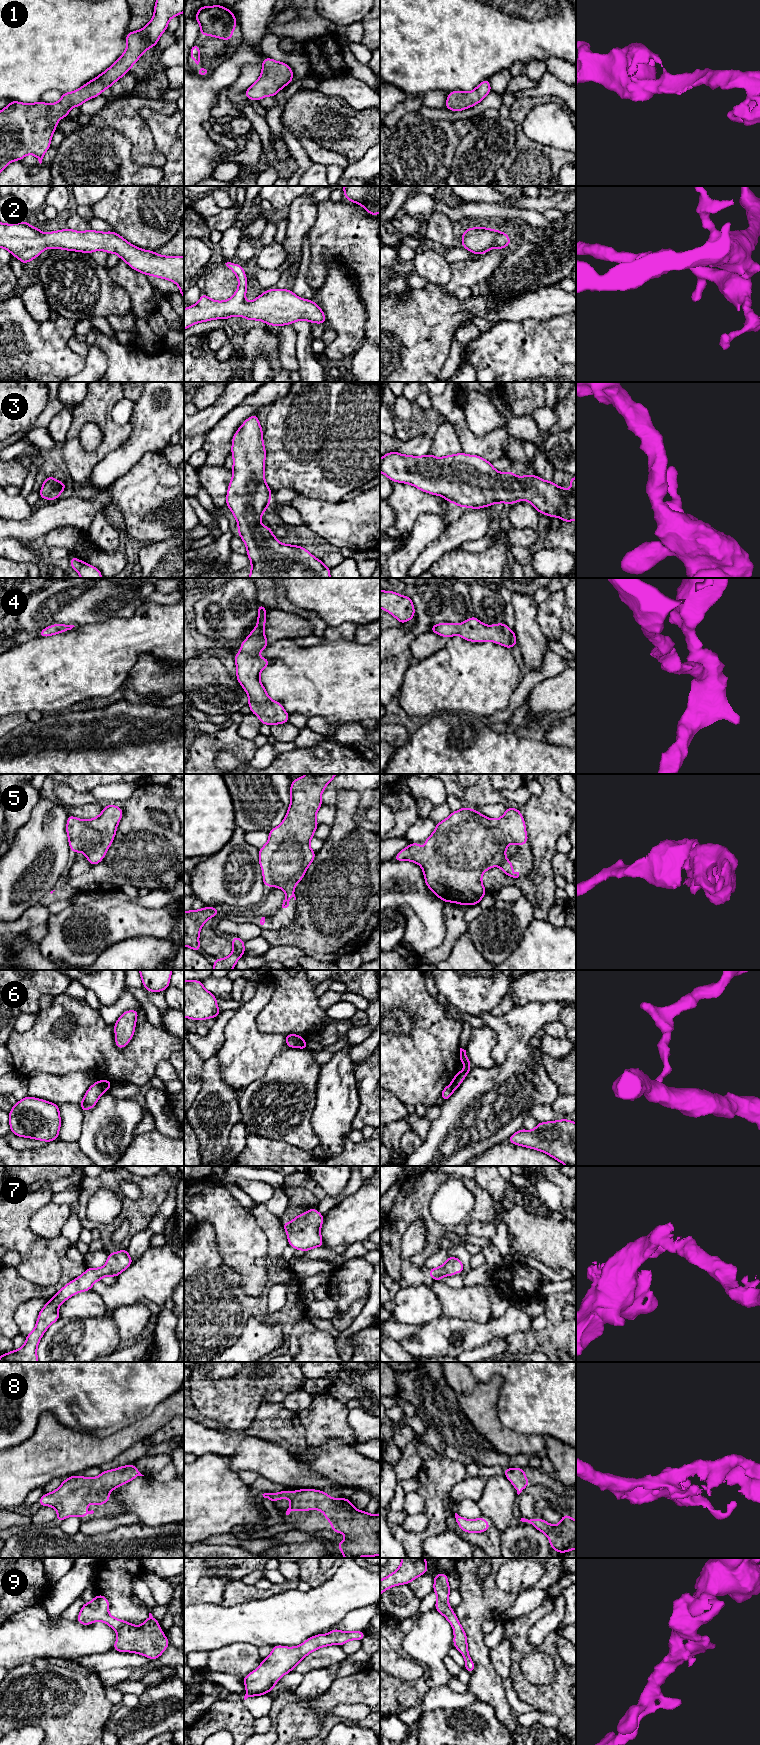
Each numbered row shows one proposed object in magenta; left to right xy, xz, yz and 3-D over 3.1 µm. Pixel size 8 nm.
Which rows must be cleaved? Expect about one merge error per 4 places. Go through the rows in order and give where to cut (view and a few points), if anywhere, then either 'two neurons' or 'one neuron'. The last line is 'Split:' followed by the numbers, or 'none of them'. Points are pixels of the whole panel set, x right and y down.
1: cut none; one neuron
2: cut none; one neuron
3: cut none; one neuron
4: cut none; one neuron
5: cut none; one neuron
6: cut xy (98, 1081), (105, 1090); two neurons
7: cut none; one neuron
8: cut none; one neuron
9: cut none; one neuron
Split: 6

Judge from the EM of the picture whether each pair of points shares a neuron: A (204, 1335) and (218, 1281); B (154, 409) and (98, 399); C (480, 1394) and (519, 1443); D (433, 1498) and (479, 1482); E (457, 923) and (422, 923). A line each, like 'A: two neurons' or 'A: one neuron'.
A: one neuron
B: two neurons
C: one neuron
D: two neurons
E: two neurons

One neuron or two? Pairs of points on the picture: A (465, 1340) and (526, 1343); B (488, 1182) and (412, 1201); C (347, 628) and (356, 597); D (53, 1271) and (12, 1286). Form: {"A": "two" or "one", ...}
{"A": "two", "B": "two", "C": "two", "D": "two"}

